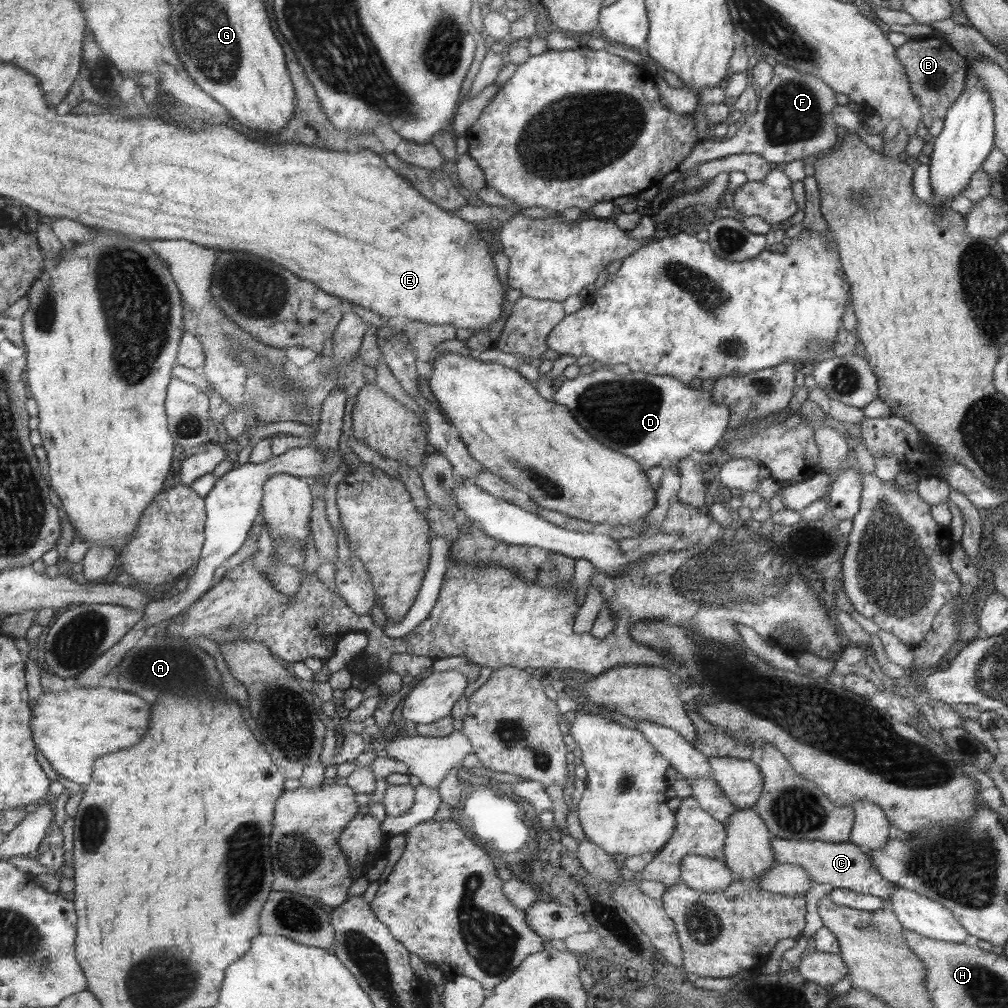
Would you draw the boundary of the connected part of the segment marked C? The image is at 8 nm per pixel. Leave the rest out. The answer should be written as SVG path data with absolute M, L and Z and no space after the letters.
M774 837L771 845L777 863L800 866L810 874L815 883L870 894L883 899L883 902L890 900L894 891L894 882L885 880L873 866L872 859L868 857L865 850L850 841L831 843L821 840L789 840Z

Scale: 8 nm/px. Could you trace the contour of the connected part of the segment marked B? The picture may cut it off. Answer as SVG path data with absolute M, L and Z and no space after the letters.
M927 36L923 39L907 40L897 47L896 58L902 63L911 91L920 103L921 122L931 140L937 138L944 124L948 108L957 101L964 89L968 61L958 55L945 38Z

